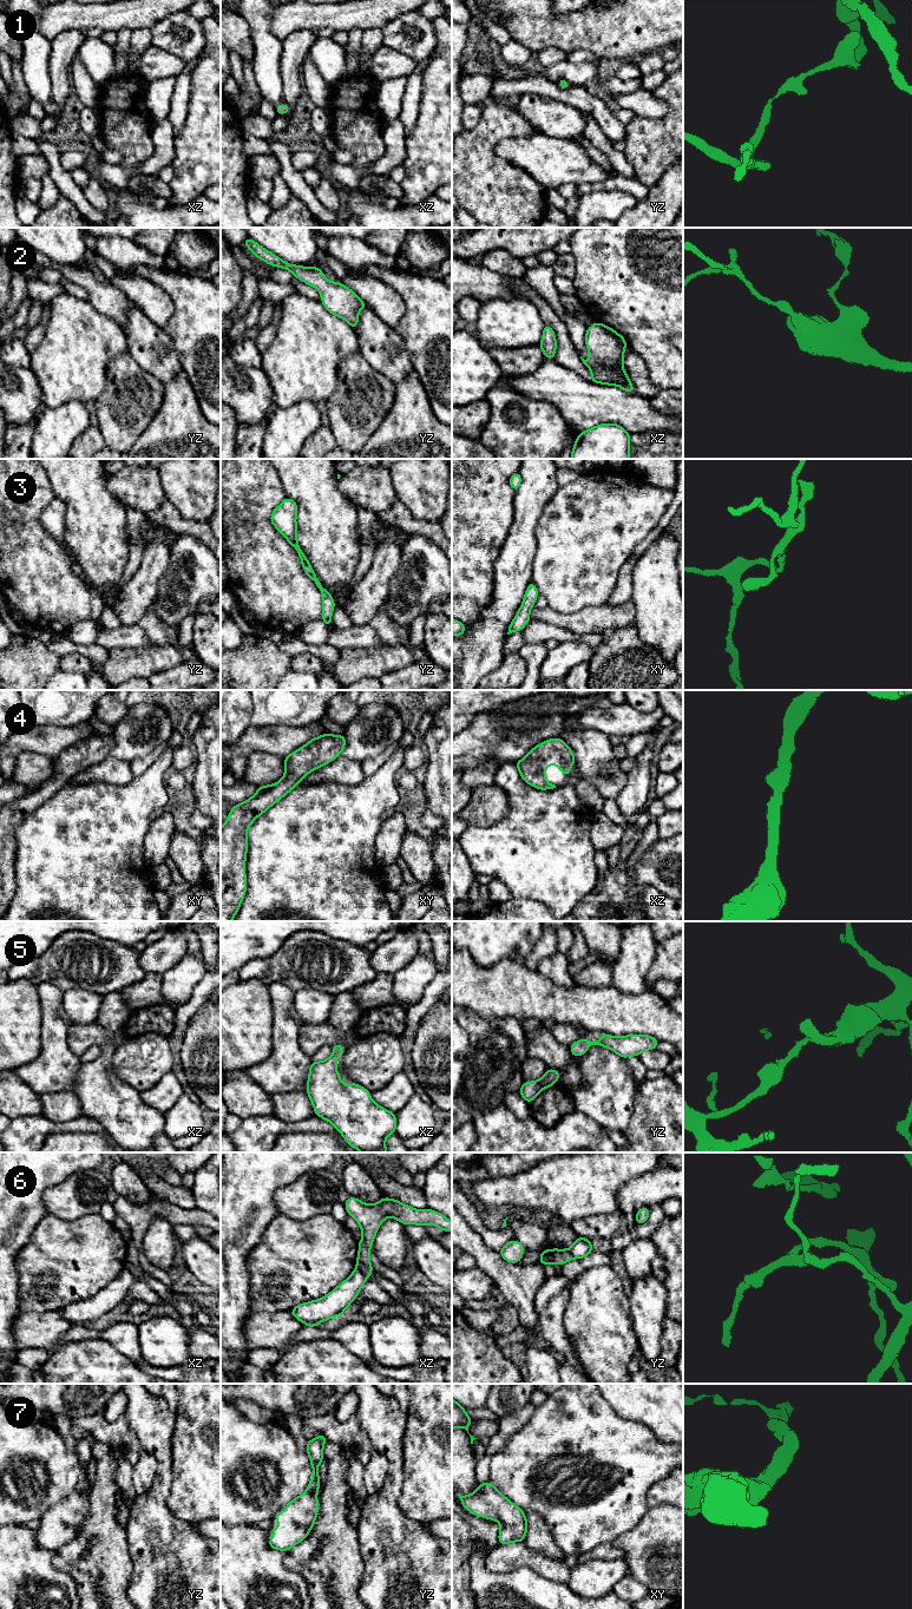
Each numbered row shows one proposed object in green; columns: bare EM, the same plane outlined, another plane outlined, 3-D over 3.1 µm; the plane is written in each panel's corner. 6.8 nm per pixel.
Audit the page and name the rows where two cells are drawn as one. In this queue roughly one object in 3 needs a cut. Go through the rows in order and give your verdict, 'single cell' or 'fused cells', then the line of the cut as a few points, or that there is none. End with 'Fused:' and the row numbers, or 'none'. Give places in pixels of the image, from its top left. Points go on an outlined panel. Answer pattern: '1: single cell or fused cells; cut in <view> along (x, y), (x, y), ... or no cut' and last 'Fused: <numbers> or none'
1: single cell; no cut
2: single cell; no cut
3: single cell; no cut
4: single cell; no cut
5: single cell; no cut
6: fused cells; cut in xz along (356, 1268), (367, 1276)
7: single cell; no cut
Fused: 6

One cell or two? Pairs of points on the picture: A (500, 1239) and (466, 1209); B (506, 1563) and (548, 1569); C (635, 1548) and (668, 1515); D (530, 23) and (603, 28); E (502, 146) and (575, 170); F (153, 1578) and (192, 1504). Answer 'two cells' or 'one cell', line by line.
A: one cell
B: one cell
C: one cell
D: one cell
E: one cell
F: two cells

